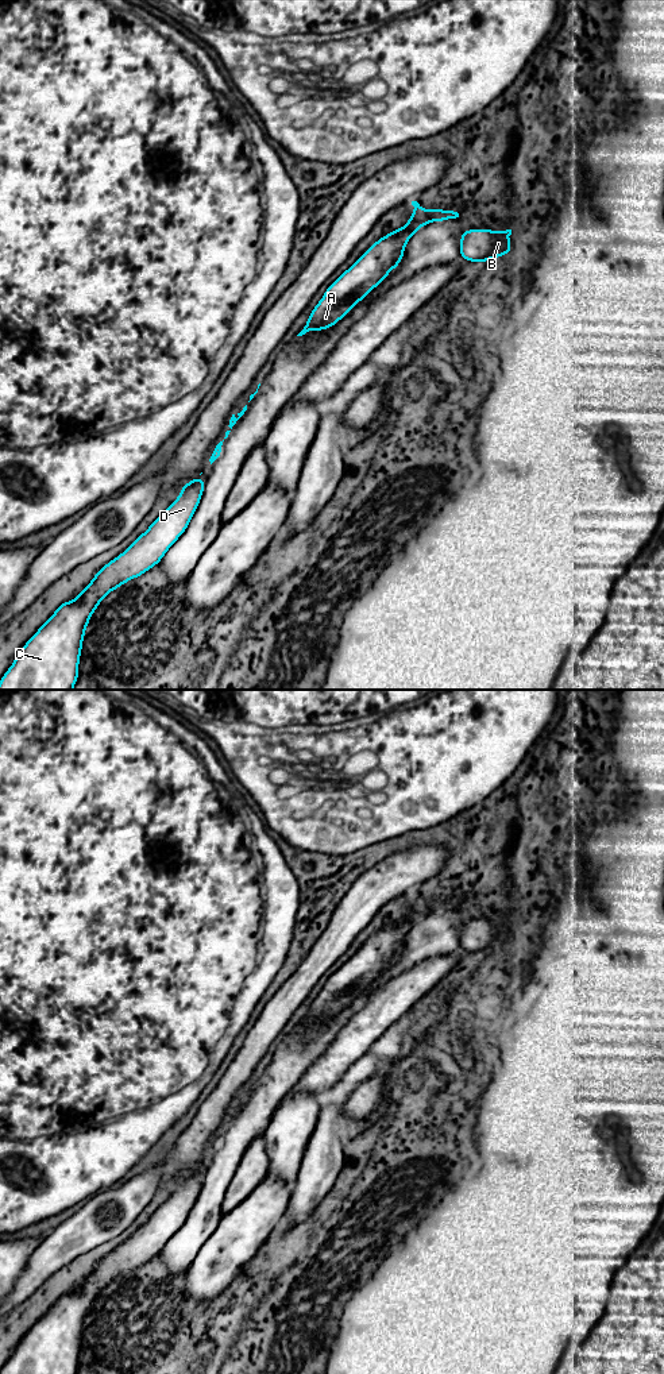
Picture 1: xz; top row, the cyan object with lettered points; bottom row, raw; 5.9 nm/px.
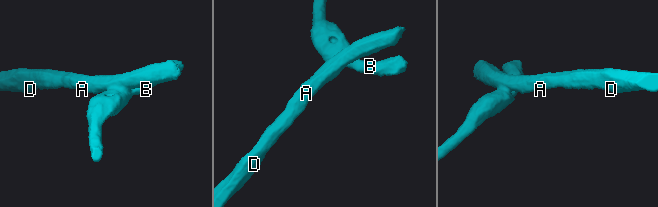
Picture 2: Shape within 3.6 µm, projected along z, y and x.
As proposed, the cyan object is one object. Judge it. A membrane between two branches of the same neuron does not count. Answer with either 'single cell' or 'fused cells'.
fused cells

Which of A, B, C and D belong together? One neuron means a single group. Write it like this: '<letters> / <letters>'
A C D / B

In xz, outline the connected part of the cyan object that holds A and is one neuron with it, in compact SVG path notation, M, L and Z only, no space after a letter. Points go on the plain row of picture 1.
M406 914L377 931L325 981L297 1027L309 1022L324 1022L341 1011L401 954L408 931L424 916L426 915Z

